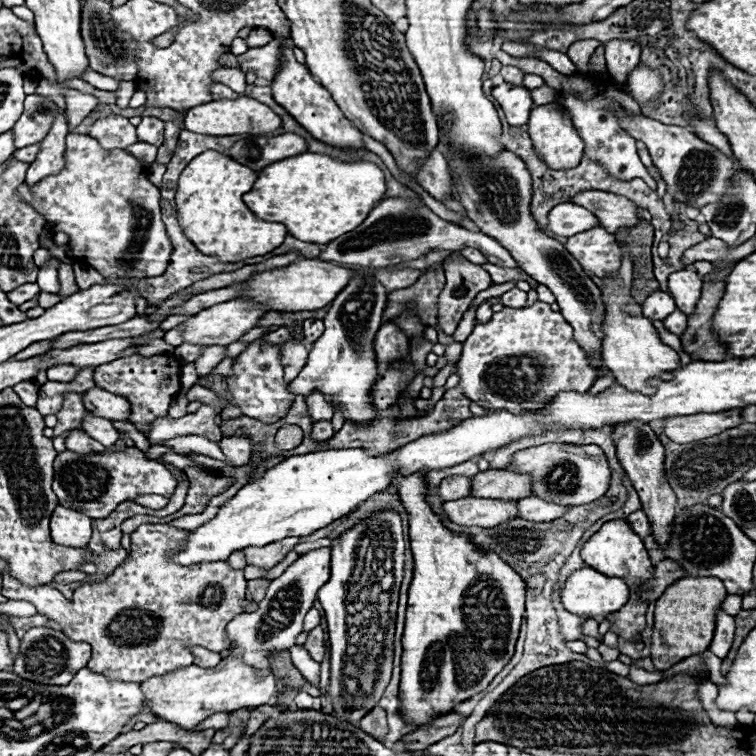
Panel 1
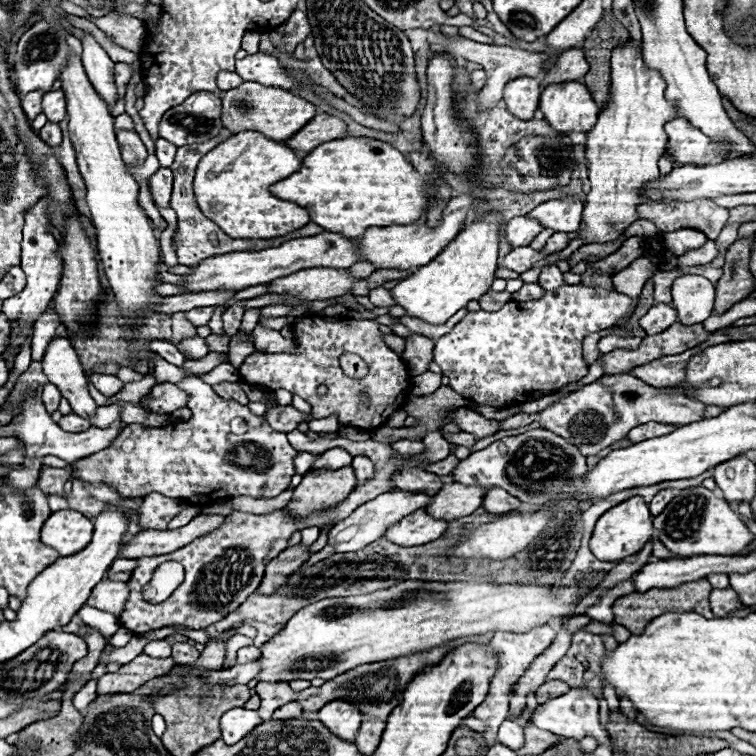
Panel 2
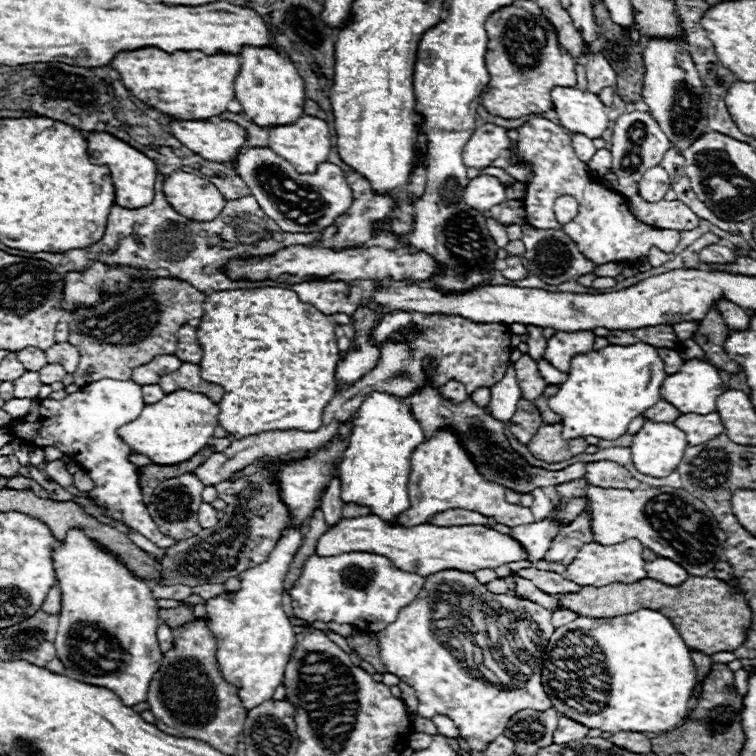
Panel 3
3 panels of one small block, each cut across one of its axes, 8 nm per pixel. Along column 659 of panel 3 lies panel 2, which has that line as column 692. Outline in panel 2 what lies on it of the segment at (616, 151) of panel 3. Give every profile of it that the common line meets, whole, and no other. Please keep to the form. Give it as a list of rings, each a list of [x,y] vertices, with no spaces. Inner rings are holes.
[[[676,118],[664,126],[668,136],[668,152],[680,164],[722,164],[728,158],[730,142],[712,142],[696,130],[686,118]]]

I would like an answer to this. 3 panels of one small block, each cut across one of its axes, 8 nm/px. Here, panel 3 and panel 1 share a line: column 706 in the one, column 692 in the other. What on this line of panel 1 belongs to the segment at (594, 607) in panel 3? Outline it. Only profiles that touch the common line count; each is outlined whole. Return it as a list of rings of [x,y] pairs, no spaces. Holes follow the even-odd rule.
[[[686,576],[676,580],[656,602],[654,610],[654,634],[650,658],[656,670],[668,670],[676,662],[708,650],[714,628],[716,612],[722,608],[726,590],[720,578],[714,576]]]

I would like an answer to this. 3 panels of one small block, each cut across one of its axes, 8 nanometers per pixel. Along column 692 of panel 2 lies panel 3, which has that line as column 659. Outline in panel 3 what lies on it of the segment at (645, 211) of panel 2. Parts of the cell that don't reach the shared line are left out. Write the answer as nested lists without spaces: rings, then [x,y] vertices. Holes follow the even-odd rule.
[[[634,194],[632,198],[628,198],[628,208],[644,224],[662,230],[692,230],[700,224],[700,218],[678,200],[646,202],[644,198]]]

